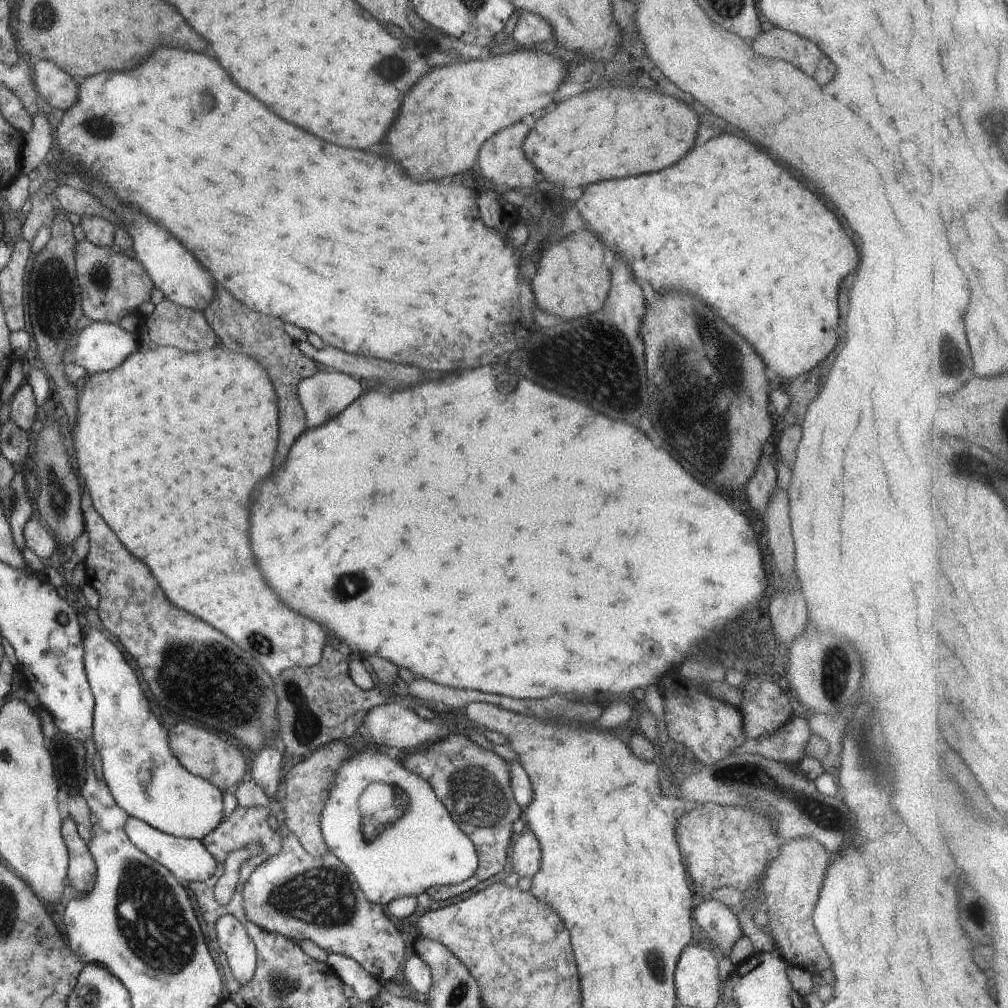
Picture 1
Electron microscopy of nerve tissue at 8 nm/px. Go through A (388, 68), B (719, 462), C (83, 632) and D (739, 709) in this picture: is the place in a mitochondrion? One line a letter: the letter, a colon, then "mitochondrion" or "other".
A: mitochondrion
B: mitochondrion
C: other
D: other

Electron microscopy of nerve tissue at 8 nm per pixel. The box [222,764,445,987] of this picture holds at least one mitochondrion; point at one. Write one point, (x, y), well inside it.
(322, 896)

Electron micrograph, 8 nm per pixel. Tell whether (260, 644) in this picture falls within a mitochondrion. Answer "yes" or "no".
yes

